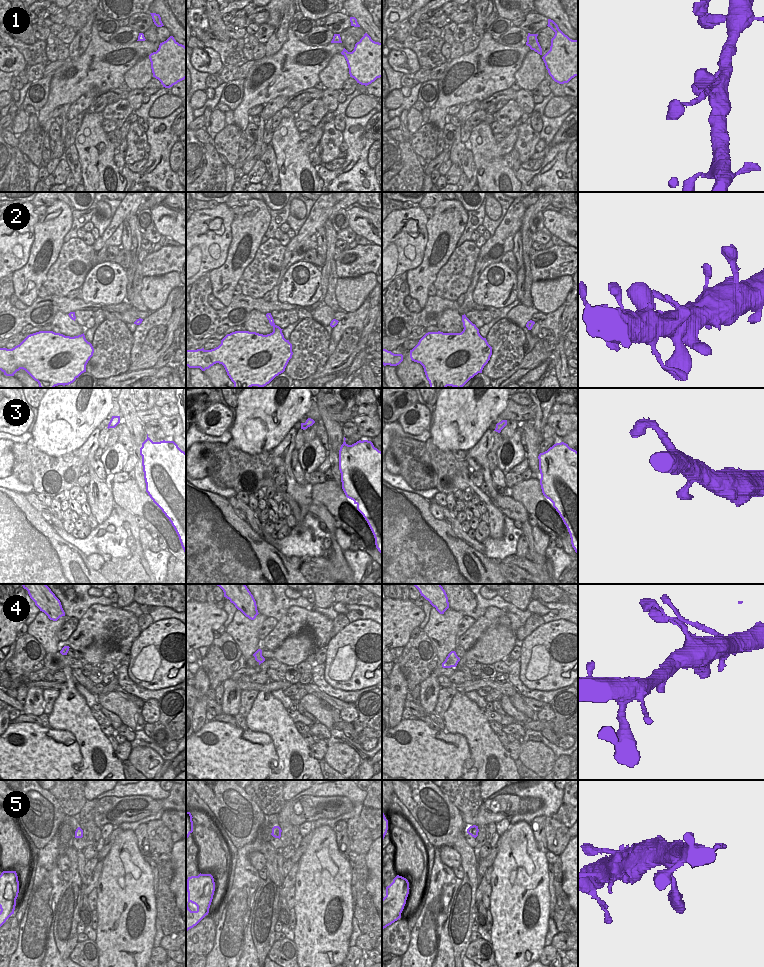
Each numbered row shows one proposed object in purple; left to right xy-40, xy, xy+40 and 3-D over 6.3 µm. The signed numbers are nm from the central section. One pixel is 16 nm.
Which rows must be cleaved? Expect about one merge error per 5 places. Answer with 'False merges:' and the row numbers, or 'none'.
False merges: none

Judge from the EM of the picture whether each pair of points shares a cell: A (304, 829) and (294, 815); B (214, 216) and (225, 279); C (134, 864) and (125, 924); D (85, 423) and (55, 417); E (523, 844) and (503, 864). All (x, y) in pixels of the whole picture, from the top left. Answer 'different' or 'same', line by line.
A: different
B: different
C: same
D: same
E: same

